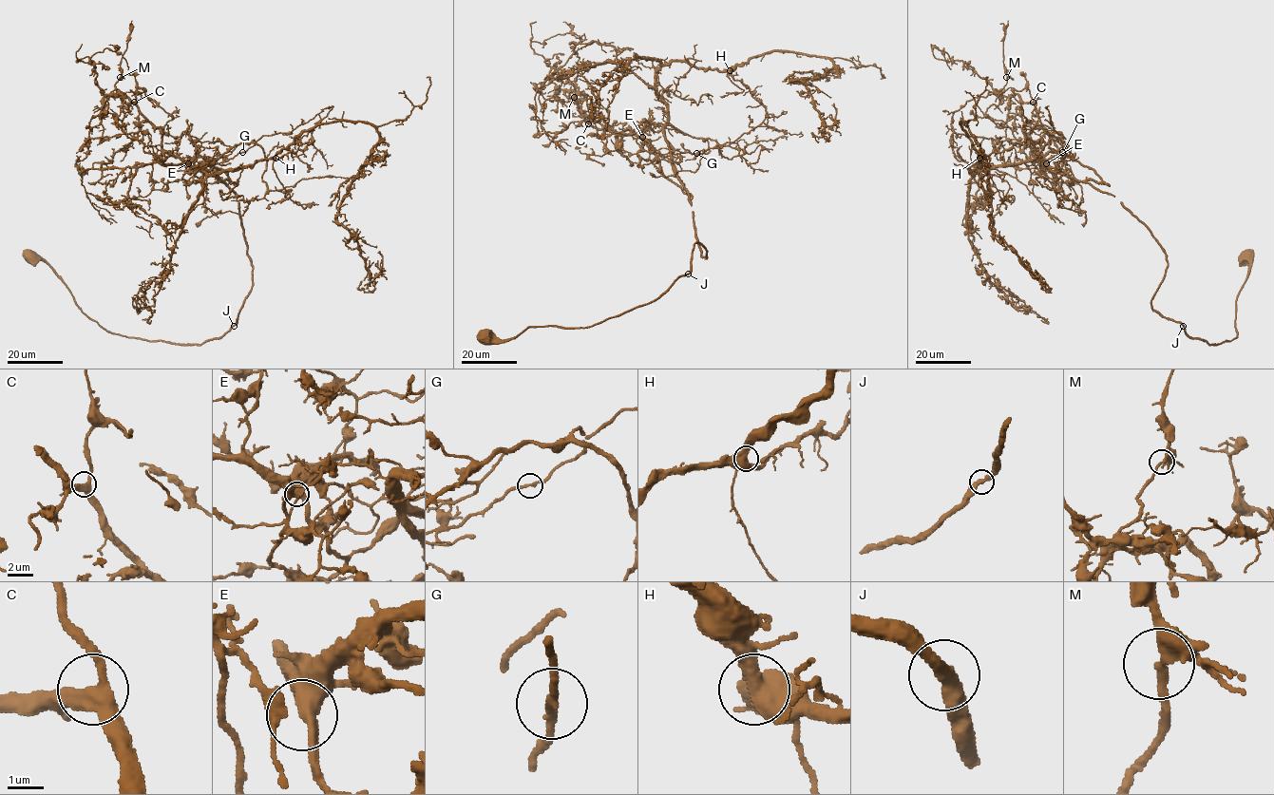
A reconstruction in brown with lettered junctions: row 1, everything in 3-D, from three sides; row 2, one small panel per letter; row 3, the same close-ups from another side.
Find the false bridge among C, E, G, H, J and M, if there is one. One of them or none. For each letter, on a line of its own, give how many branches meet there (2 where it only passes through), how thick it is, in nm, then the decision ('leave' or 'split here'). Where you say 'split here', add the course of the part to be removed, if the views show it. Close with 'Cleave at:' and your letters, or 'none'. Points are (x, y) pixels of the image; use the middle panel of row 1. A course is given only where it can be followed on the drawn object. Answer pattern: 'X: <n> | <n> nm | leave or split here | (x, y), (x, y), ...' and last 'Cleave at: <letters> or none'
C: 3 | 400 nm | leave
E: 2 | 500 nm | leave
G: 2 | 200 nm | leave
H: 2 | 550 nm | leave
J: 2 | 400 nm | leave
M: 2 | 300 nm | leave
Cleave at: none

